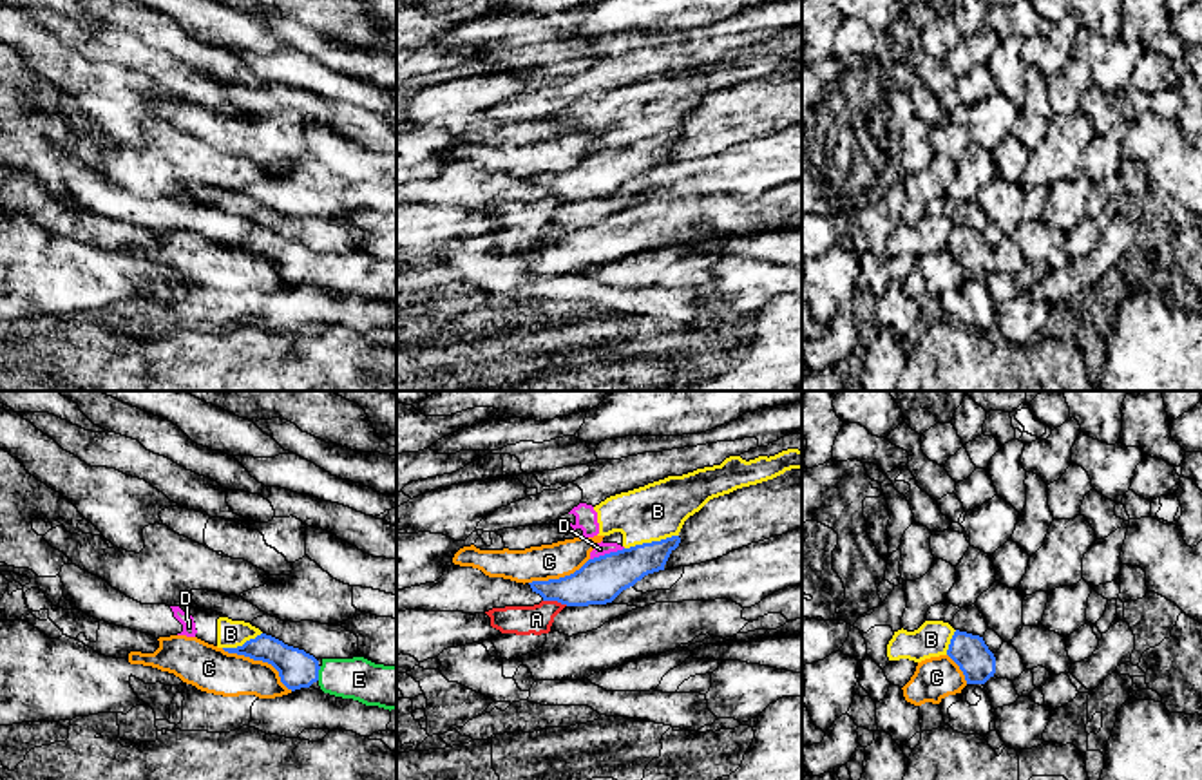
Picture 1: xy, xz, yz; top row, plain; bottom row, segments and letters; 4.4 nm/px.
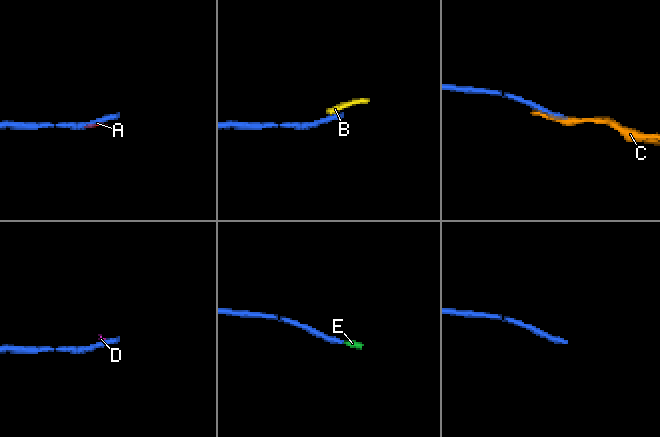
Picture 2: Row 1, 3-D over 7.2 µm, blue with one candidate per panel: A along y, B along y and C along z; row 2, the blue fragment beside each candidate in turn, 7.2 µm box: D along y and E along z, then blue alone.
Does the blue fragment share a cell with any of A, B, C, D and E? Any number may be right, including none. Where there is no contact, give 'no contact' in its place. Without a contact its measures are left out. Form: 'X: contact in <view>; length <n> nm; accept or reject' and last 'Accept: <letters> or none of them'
A: contact in xz; length 110 nm; reject
B: contact in xz; length 240 nm; reject
C: contact in xy; length 380 nm; reject
D: contact in xz; length 160 nm; reject
E: contact in xy; length 70 nm; accept
Accept: E

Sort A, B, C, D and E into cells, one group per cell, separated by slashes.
A / B D / C / E

